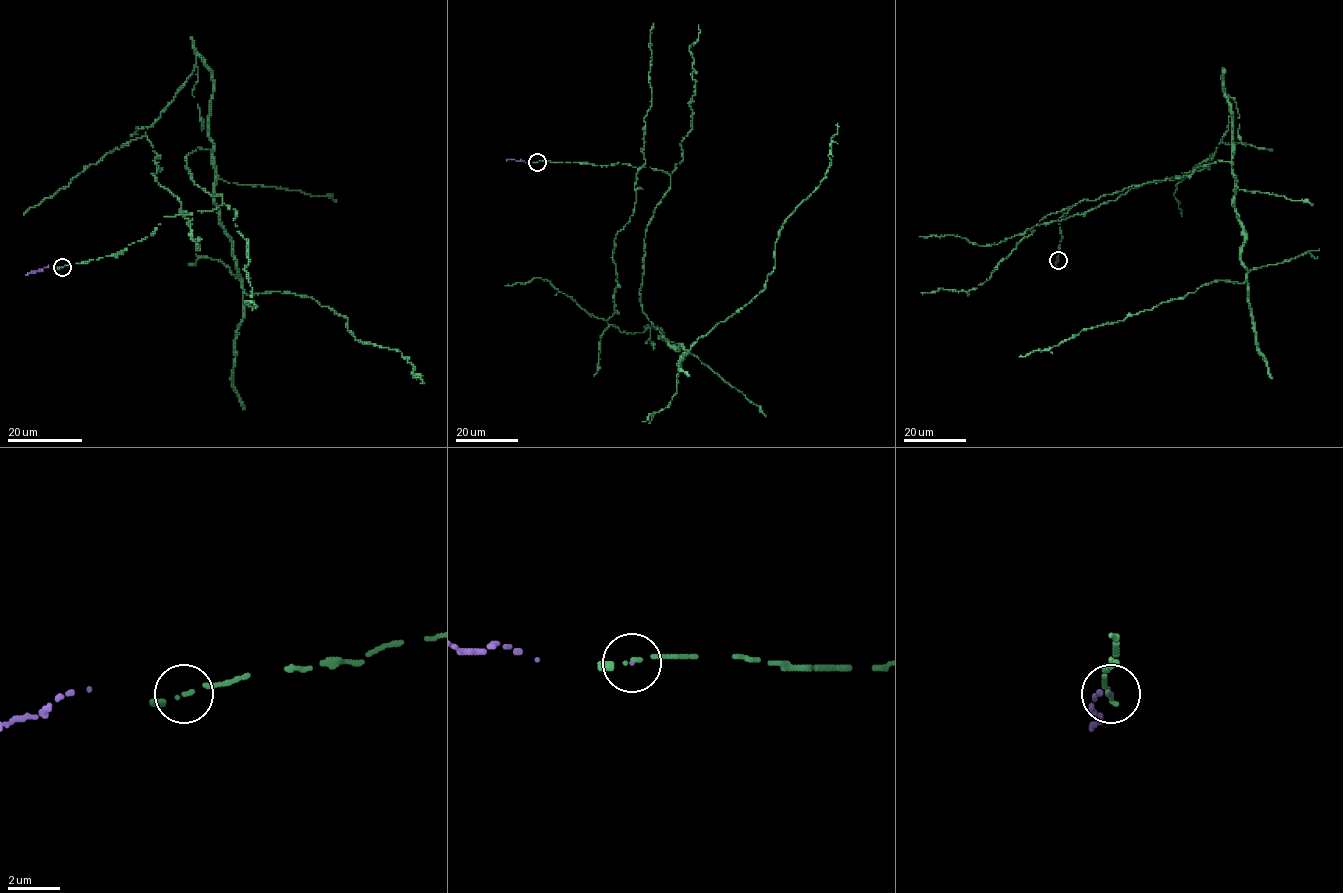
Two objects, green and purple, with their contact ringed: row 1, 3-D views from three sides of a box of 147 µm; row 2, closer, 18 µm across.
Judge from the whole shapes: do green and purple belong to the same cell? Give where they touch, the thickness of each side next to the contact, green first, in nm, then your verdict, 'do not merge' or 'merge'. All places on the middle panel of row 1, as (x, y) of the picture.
(537, 162) | 100/50 nm | merge

